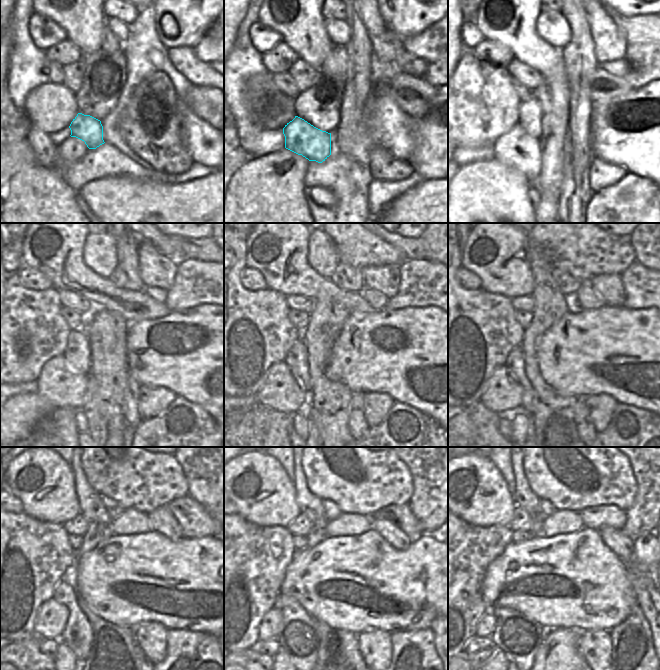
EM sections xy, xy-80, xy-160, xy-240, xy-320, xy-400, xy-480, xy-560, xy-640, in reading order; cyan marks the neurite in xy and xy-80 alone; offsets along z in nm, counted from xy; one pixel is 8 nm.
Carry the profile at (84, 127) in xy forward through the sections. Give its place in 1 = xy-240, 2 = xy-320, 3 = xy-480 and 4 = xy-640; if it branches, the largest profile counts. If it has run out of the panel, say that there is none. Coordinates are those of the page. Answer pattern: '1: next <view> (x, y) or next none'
1: next xy-240 (58, 383)
2: next xy-320 (281, 391)
3: next xy-480 (51, 619)
4: next xy-640 (486, 625)

